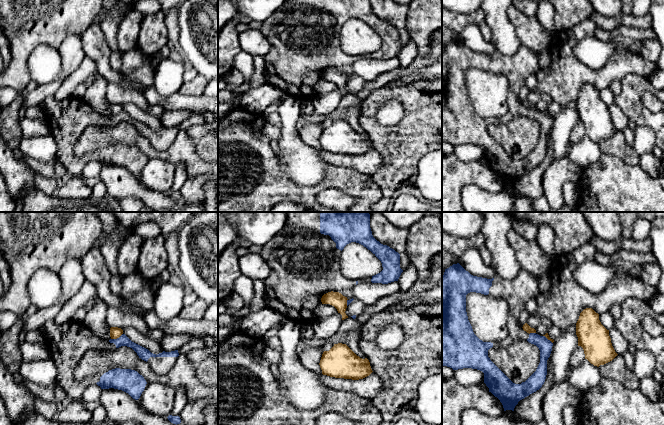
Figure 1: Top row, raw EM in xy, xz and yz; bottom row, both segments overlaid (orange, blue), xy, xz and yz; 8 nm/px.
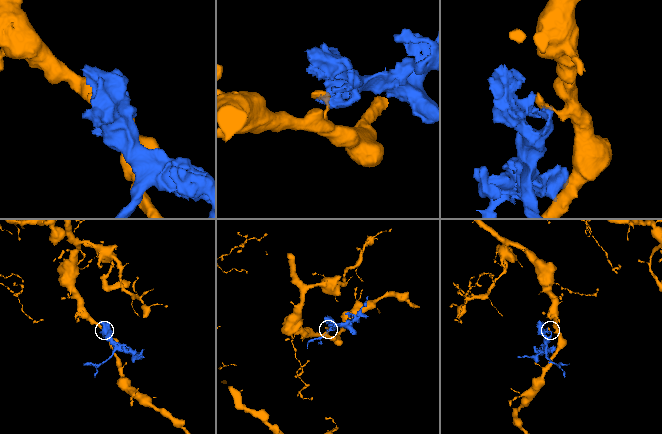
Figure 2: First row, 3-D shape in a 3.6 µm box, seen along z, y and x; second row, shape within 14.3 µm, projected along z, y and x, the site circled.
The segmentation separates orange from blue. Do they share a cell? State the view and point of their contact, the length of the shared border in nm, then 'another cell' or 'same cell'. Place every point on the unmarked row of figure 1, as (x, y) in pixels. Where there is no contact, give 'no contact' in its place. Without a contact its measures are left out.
meets orange in xy at (116, 114); contact 110 nm long; another cell

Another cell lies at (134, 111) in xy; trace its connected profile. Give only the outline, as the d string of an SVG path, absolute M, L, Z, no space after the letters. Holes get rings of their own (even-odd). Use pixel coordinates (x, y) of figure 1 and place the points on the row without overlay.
M121 104L123 110L125 110L132 118L148 125L153 130L162 129L162 123L159 117L155 117L134 104Z

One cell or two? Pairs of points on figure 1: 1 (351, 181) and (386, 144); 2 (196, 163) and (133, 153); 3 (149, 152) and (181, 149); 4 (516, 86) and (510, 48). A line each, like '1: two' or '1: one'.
1: two
2: two
3: one
4: two

